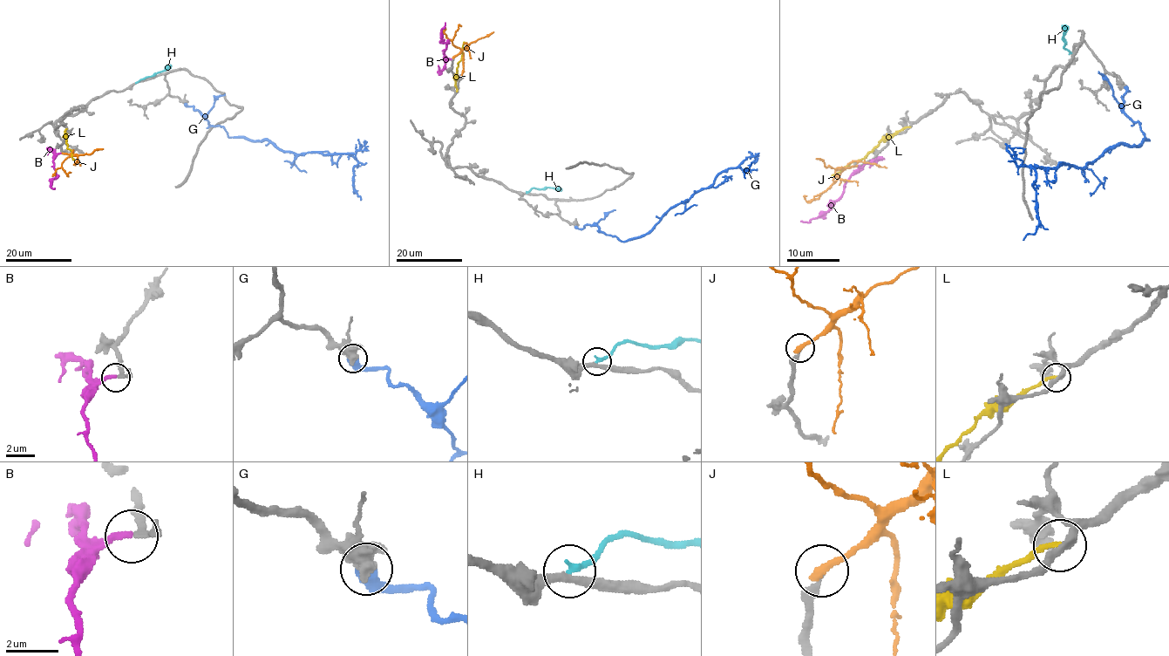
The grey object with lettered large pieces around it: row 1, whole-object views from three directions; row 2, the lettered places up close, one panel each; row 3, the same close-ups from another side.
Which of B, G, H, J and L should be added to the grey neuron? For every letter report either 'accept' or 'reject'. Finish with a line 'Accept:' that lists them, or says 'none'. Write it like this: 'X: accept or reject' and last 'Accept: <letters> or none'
B: accept
G: accept
H: reject
J: reject
L: reject
Accept: B, G

